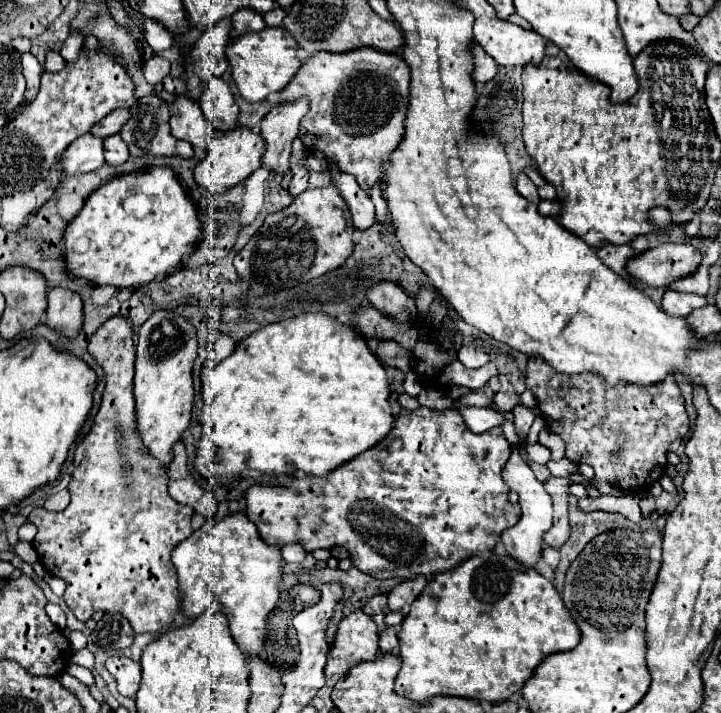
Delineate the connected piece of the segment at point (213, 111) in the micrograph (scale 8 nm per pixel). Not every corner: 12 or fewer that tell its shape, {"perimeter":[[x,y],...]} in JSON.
{"perimeter":[[221,77],[203,83],[199,103],[213,129],[237,127],[239,109]]}

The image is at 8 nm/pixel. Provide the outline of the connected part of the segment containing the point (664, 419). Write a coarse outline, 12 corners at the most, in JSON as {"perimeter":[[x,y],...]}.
{"perimeter":[[531,357],[567,459],[645,495],[689,431],[673,377],[609,387]]}

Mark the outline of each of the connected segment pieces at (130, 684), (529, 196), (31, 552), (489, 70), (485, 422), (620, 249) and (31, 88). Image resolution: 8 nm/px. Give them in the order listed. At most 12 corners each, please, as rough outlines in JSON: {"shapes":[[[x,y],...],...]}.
{"shapes":[[[113,655],[105,665],[119,693],[135,697],[141,665],[125,655]],[[527,175],[517,179],[517,191],[529,203],[539,205],[537,187]],[[19,540],[11,553],[31,565],[38,561],[33,544]],[[477,43],[473,55],[473,79],[481,83],[493,79],[497,63]],[[459,407],[473,433],[505,423],[495,407]],[[601,243],[595,253],[611,271],[627,277],[629,245]],[[23,53],[27,93],[25,101],[37,93],[41,65],[33,53]]]}

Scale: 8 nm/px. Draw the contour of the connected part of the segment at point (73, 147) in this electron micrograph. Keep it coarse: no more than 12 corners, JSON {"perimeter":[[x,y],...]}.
{"perimeter":[[81,135],[59,163],[67,175],[79,175],[105,163],[103,139]]}

